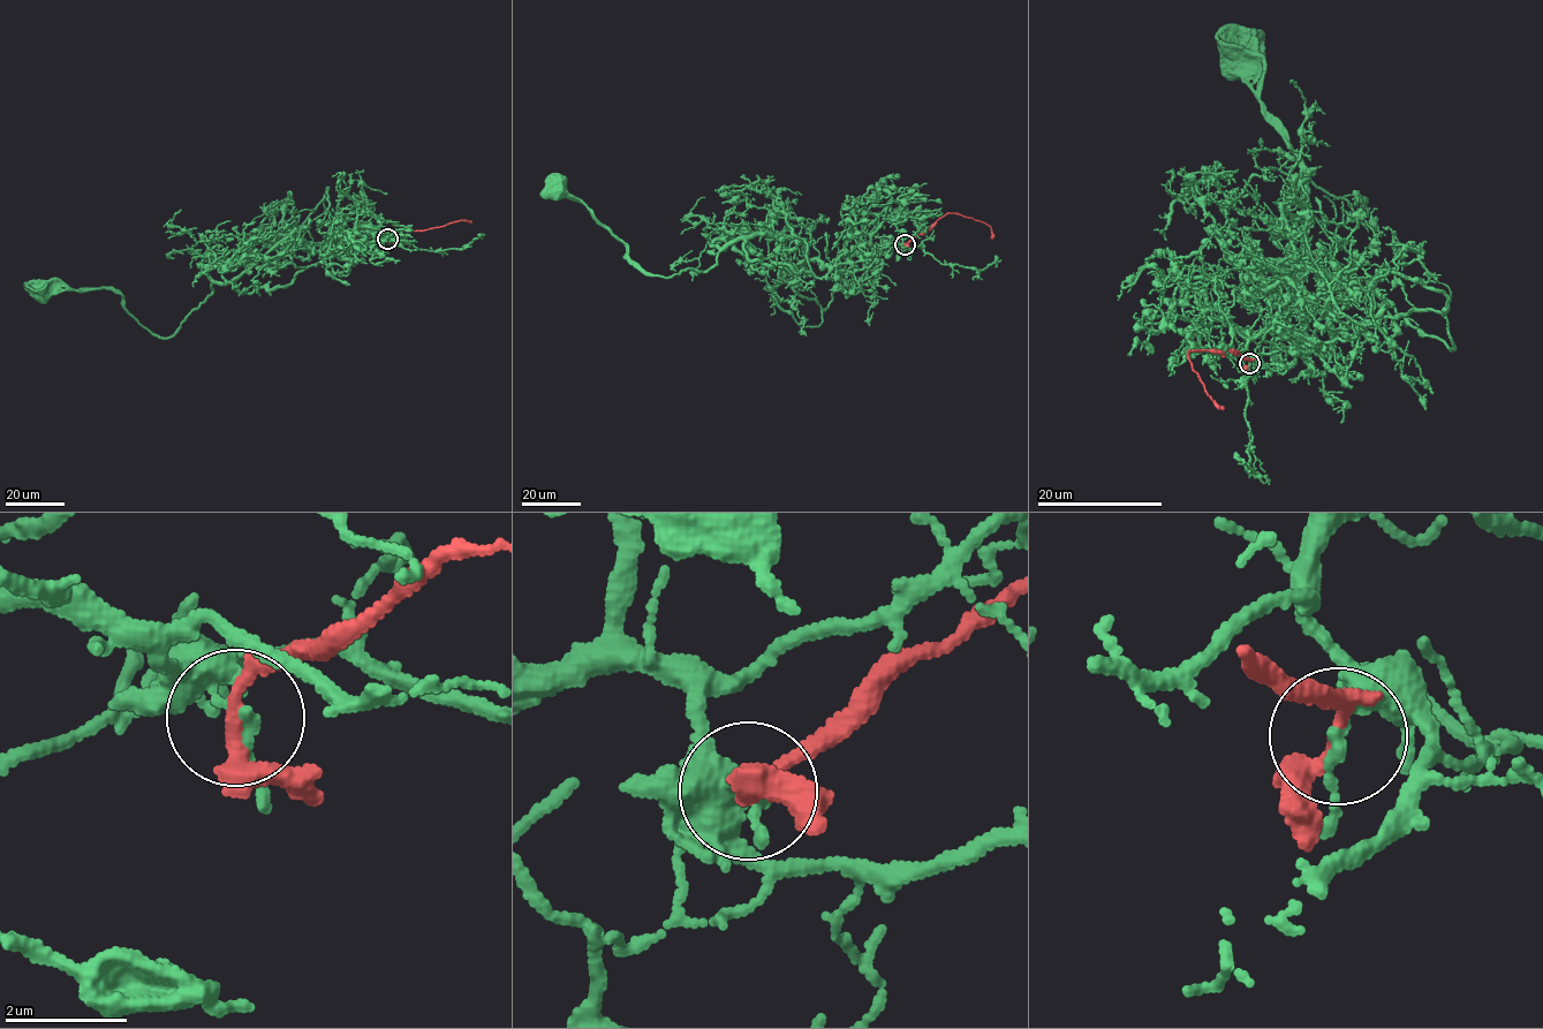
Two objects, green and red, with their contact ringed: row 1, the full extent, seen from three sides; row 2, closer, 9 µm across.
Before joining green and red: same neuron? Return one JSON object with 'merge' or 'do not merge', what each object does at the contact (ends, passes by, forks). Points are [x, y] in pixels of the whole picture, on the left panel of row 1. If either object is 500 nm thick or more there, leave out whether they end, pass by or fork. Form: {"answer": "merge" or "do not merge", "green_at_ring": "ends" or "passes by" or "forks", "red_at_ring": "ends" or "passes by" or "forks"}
{"answer": "do not merge", "green_at_ring": "passes by", "red_at_ring": "forks"}

